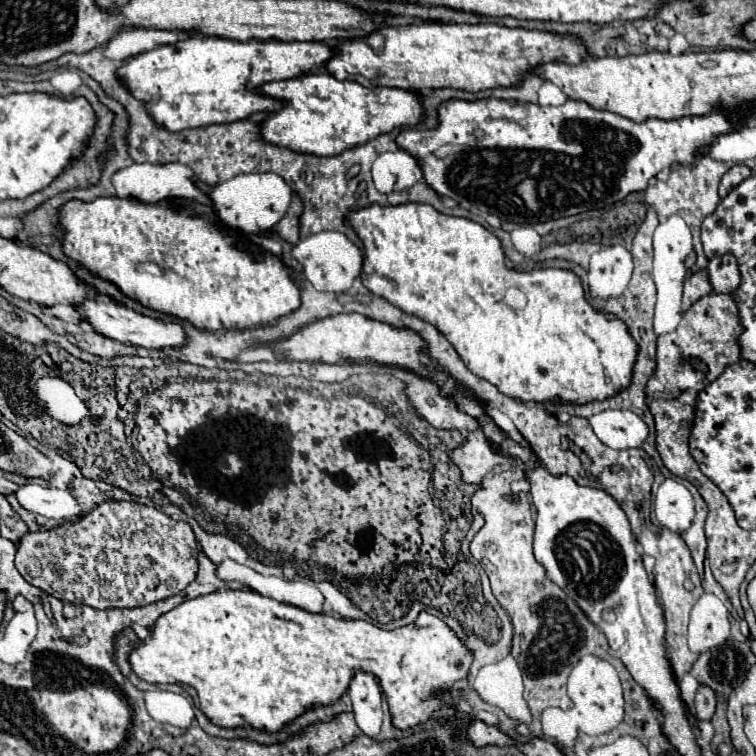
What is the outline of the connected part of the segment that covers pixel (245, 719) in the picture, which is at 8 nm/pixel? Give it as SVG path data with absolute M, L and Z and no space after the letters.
M222 589L186 599L182 605L160 615L150 635L130 651L128 663L132 671L148 683L176 683L184 687L192 695L194 705L218 727L234 729L250 725L266 731L282 729L282 725L310 709L314 701L318 701L318 705L330 705L330 701L336 701L348 689L354 671L362 669L380 679L388 697L392 723L398 729L410 729L430 717L448 719L456 713L450 687L468 675L472 653L442 619L426 611L422 611L412 625L384 631L366 621L338 621L324 613L316 615L248 589Z

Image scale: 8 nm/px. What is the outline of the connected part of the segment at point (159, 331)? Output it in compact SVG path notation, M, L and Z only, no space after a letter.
M90 295L82 303L74 305L74 309L78 311L78 315L86 323L90 323L94 327L94 331L98 335L108 337L108 339L114 339L114 341L120 341L120 343L140 345L140 347L146 347L146 349L162 349L162 347L180 347L186 341L184 331L182 331L182 327L178 323L164 323L164 321L158 321L158 319L140 315L140 313L132 311L132 309L126 309L126 307L114 303L114 301L104 299L102 295L100 297Z

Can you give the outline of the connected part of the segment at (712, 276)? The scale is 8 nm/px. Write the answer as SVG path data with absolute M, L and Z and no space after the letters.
M730 255L710 259L708 279L712 285L712 293L718 293L718 295L734 293L742 281L740 273L738 273L738 265L736 265L734 257L730 257Z

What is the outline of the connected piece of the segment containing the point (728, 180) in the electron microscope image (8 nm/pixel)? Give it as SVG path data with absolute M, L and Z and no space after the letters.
M734 165L724 177L722 177L722 181L720 181L720 189L718 189L718 195L720 195L720 199L724 199L736 185L740 185L746 177L750 177L750 169L746 167L746 165Z

